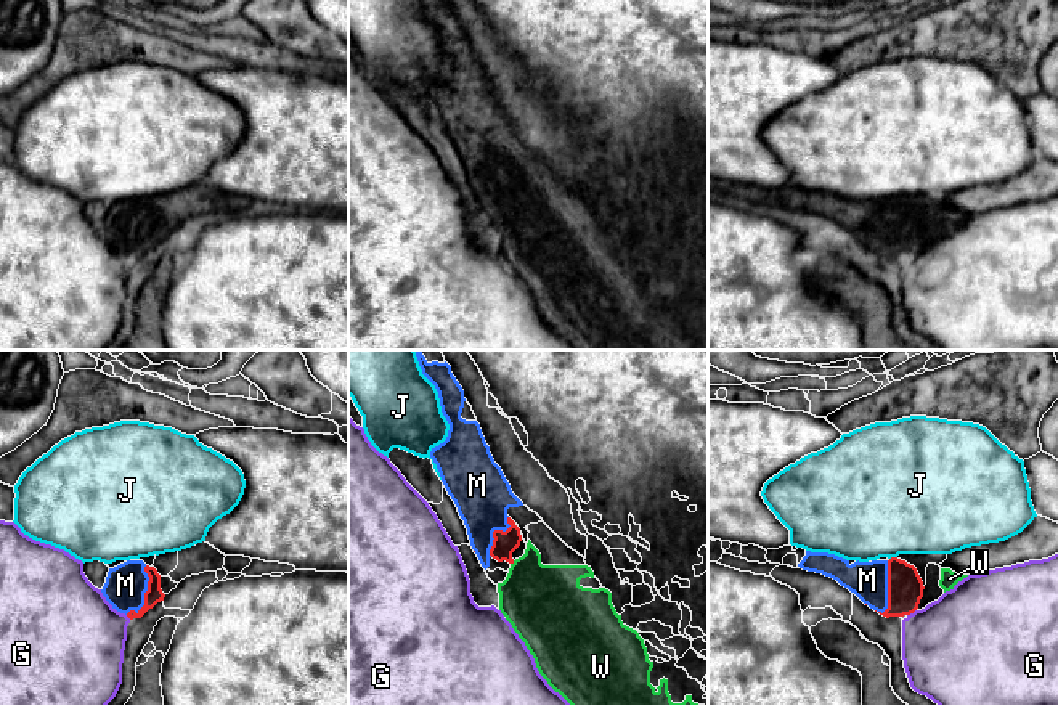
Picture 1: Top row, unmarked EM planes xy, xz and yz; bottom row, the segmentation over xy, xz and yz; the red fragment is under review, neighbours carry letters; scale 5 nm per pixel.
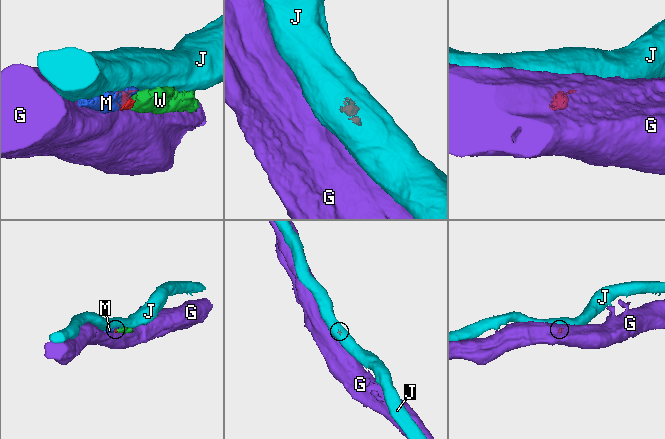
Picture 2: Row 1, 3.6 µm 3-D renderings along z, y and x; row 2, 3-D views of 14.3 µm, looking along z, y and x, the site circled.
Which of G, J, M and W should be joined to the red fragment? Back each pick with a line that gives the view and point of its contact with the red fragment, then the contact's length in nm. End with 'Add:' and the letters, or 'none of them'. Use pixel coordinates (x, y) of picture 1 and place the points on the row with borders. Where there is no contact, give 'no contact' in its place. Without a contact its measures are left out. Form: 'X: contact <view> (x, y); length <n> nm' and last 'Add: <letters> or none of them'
M: contact xy (145, 594); length 260 nm
W: contact xz (512, 562); length 30 nm
Add: M, W

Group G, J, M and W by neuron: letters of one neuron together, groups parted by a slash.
G / J / M W

